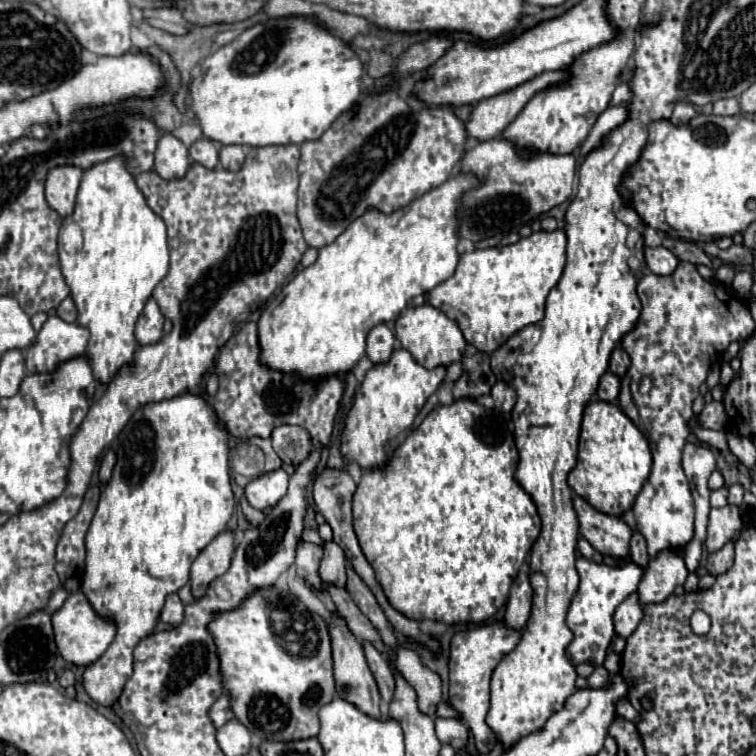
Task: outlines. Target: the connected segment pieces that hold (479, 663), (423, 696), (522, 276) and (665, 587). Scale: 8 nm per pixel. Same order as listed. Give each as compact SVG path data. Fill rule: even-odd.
M493 622L485 626L477 626L473 630L457 632L451 640L451 656L449 656L449 702L461 714L461 720L471 728L475 746L481 754L493 750L497 736L485 724L485 716L489 710L489 680L495 666L501 662L505 654L509 654L521 638L521 630L509 628L505 622Z
M399 648L397 650L397 660L395 660L397 670L401 672L401 676L415 688L417 696L419 696L419 708L421 712L433 716L435 708L441 700L441 678L431 672L429 668L425 668L417 656L417 652L409 650L409 648Z
M565 230L533 232L509 246L473 250L461 256L455 274L429 292L429 304L455 320L465 340L491 354L521 328L545 314L545 298L559 282L565 266Z
M661 550L655 558L649 560L645 574L639 584L639 600L641 604L663 602L675 586L683 586L687 580L687 566L683 562L681 550Z

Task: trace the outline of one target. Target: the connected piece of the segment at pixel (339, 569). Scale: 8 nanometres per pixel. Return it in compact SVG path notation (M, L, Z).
M325 542L323 544L323 560L321 560L321 580L323 582L333 582L337 586L345 586L347 580L347 568L345 568L345 554L335 542Z

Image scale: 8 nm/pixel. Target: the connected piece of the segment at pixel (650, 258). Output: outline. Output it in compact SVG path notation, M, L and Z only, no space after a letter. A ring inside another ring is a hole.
M659 246L659 248L645 248L645 262L653 274L667 276L667 274L675 272L679 258L671 250Z

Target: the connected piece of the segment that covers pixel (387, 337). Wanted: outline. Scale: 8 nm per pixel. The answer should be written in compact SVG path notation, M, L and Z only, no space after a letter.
M377 324L375 328L371 328L369 336L367 336L367 356L373 364L379 362L387 362L391 352L393 352L393 344L395 344L395 336L389 330L387 324Z

